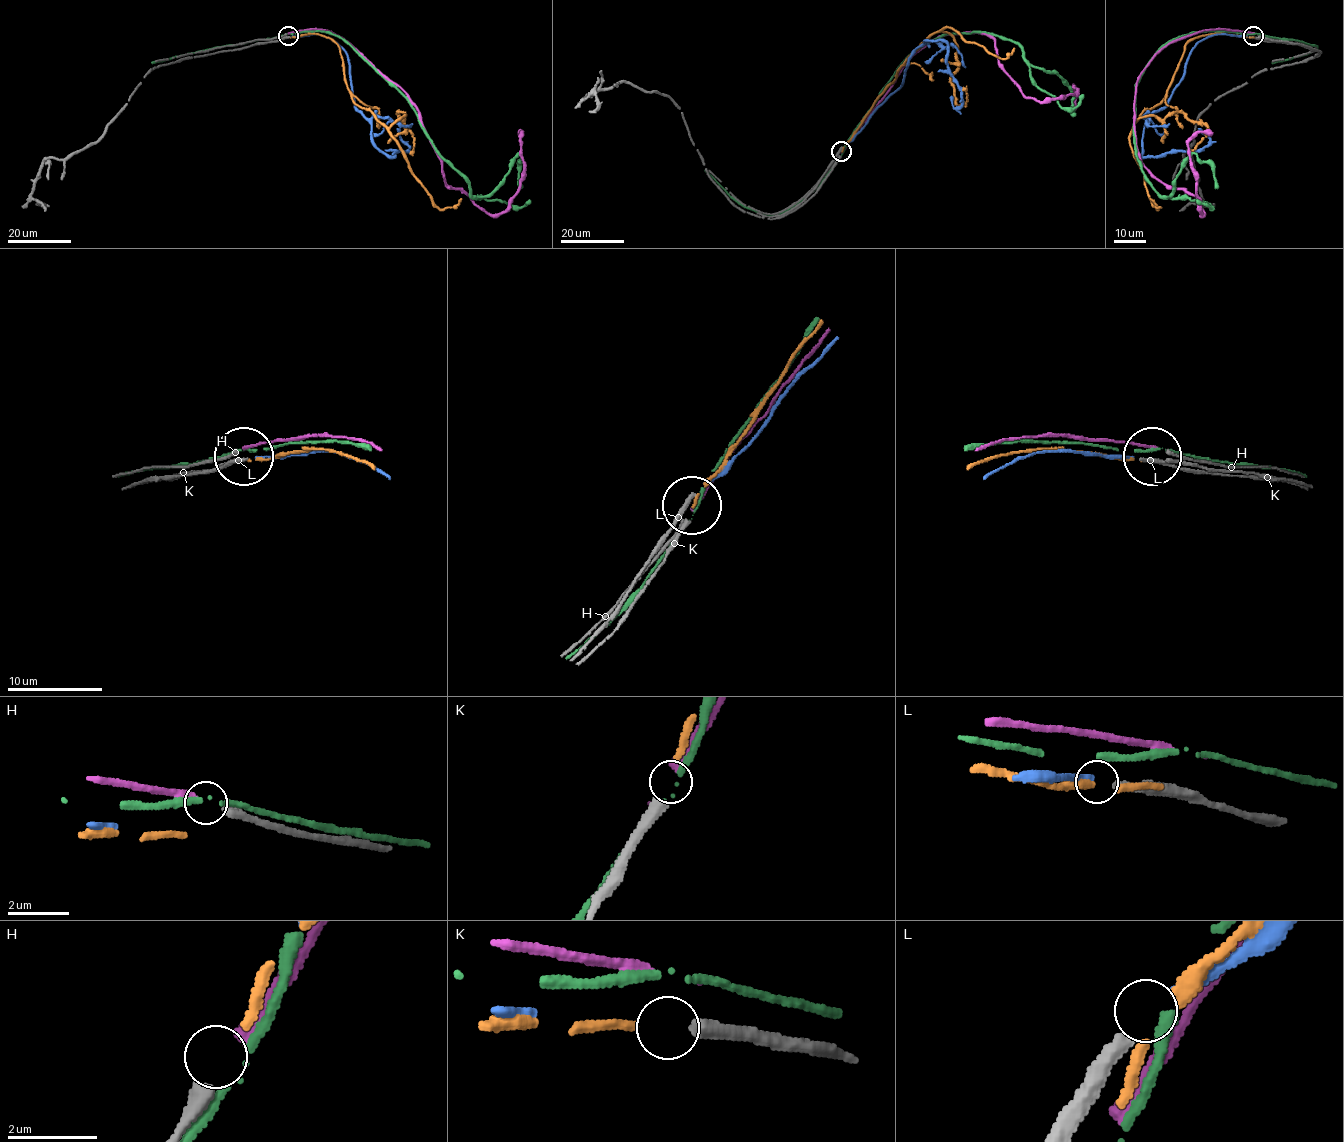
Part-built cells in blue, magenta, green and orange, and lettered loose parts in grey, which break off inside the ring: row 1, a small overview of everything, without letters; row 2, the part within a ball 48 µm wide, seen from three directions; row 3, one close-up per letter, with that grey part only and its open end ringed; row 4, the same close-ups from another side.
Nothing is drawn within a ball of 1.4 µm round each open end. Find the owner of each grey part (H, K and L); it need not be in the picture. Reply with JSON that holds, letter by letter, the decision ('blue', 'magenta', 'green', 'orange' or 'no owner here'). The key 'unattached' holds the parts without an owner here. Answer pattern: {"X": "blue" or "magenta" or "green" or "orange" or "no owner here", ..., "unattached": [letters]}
{"H": "magenta", "K": "orange", "L": "blue", "unattached": []}

